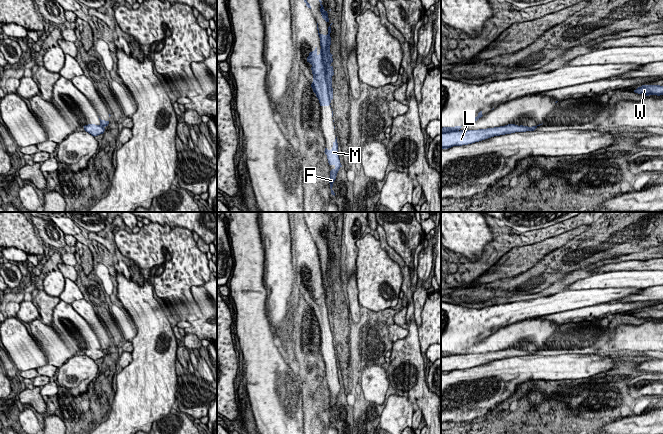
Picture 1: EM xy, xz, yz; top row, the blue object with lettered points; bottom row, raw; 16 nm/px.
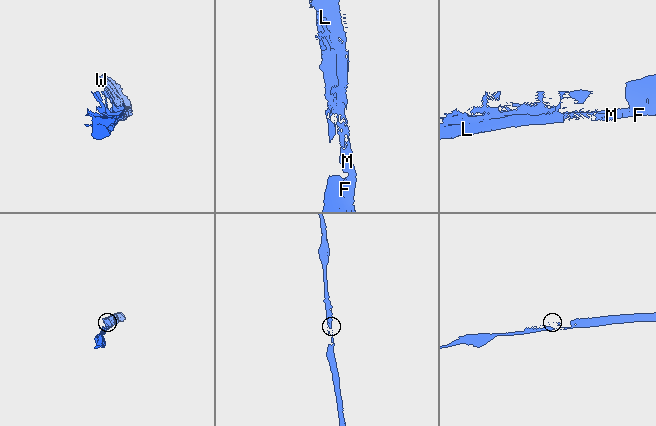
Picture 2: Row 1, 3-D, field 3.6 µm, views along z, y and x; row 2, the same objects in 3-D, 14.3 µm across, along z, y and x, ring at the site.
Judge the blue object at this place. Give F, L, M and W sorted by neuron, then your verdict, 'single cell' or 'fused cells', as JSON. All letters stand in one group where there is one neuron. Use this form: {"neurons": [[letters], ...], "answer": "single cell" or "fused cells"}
{"neurons": [["F", "L", "M", "W"]], "answer": "single cell"}

